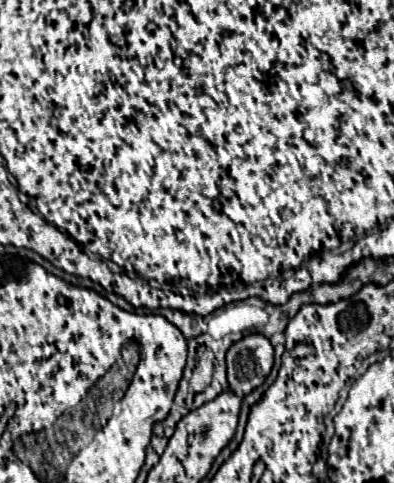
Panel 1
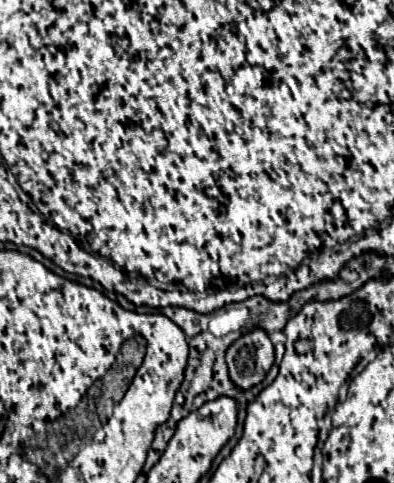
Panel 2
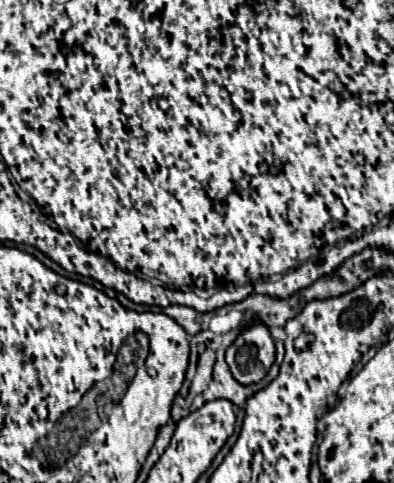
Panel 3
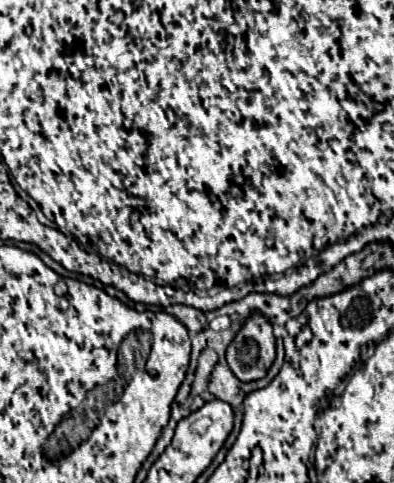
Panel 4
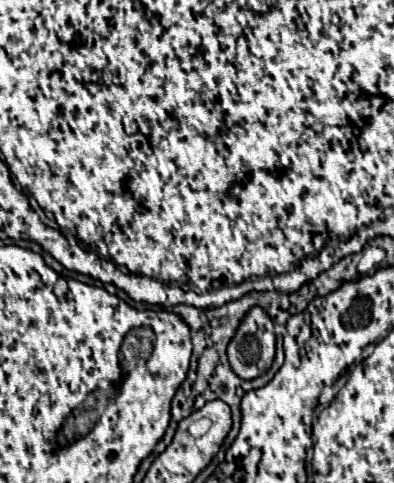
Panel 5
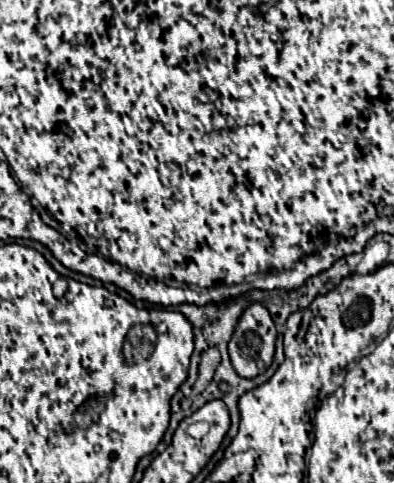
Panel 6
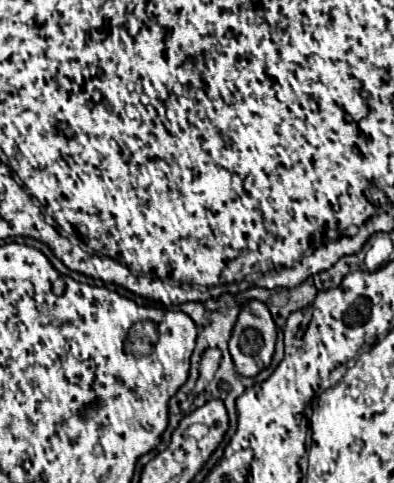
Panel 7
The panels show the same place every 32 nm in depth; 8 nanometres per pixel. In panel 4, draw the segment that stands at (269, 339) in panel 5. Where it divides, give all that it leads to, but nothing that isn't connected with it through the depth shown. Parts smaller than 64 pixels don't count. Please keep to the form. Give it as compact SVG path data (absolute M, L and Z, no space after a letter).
M254 312L248 318L226 350L228 366L242 382L264 378L274 362L274 356L276 348L272 326L260 312Z

